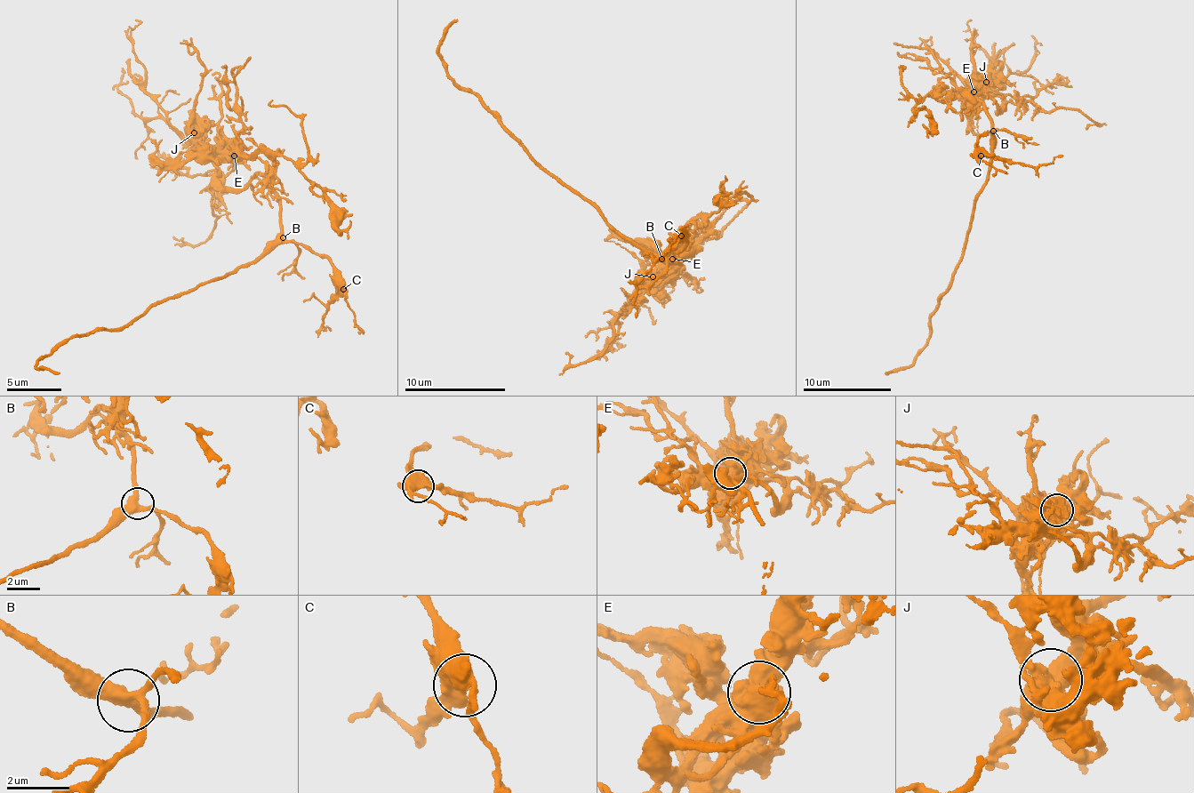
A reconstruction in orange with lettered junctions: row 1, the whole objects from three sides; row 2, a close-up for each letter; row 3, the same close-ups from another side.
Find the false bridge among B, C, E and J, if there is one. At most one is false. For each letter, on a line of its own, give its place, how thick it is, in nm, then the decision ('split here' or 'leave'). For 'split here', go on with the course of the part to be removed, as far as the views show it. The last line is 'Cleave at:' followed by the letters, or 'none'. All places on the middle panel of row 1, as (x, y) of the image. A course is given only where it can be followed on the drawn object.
B: place (661, 259); calibre 360 nm; leave
C: place (681, 236); calibre 440 nm; leave
E: place (672, 259); calibre 650 nm; leave
J: place (653, 276); calibre 650 nm; leave
Cleave at: none

